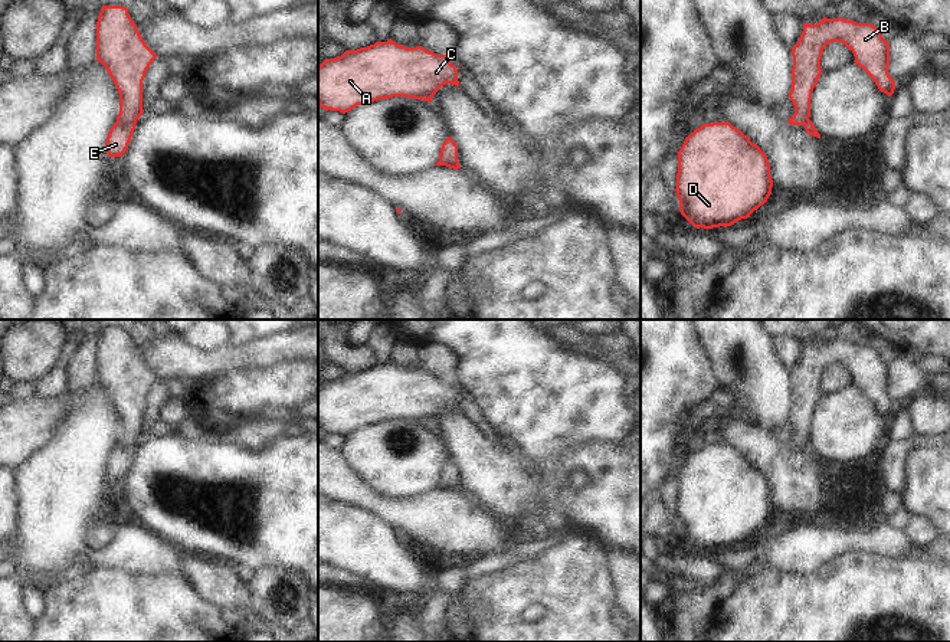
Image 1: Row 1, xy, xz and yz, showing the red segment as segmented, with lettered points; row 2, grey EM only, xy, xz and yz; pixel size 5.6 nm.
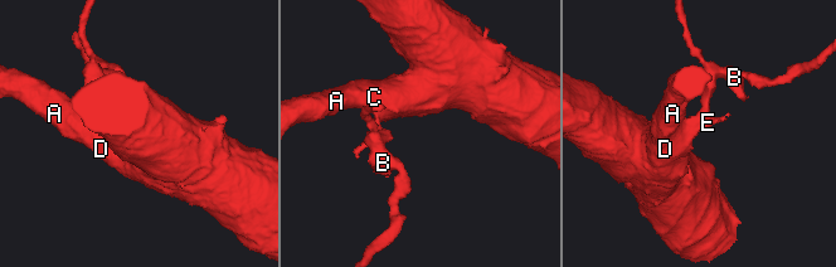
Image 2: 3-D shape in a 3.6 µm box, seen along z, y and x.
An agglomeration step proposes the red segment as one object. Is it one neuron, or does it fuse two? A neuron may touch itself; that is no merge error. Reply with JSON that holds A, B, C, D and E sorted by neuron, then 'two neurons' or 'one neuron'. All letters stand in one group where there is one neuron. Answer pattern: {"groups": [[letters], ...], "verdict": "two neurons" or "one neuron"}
{"groups": [["A", "C", "D", "E"], ["B"]], "verdict": "two neurons"}

